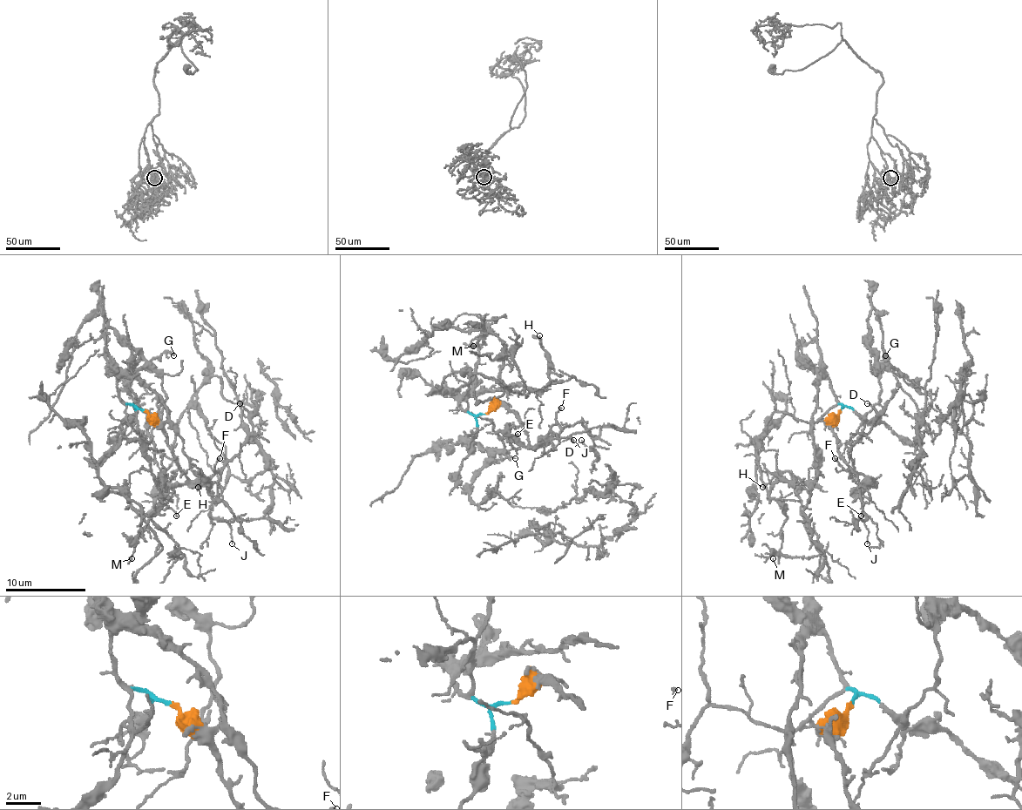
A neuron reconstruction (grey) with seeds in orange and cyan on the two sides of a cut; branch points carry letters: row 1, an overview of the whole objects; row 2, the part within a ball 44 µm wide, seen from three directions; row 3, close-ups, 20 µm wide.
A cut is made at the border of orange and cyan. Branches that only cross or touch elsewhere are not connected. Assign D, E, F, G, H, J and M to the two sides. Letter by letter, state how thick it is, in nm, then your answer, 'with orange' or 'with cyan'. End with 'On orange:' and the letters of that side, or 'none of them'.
D: 120 nm thick; with orange
E: 140 nm thick; with orange
F: 190 nm thick; with orange
G: 170 nm thick; with cyan
H: 130 nm thick; with cyan
J: 100 nm thick; with orange
M: 130 nm thick; with cyan
On orange: D, E, F, J

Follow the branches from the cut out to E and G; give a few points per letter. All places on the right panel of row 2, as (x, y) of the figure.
E: (841, 409), (832, 432), (836, 448), (856, 472), (872, 483), (864, 492), (861, 516)
G: (841, 409), (850, 408), (864, 426), (862, 438), (850, 440), (878, 398), (878, 375), (887, 361), (884, 355)

